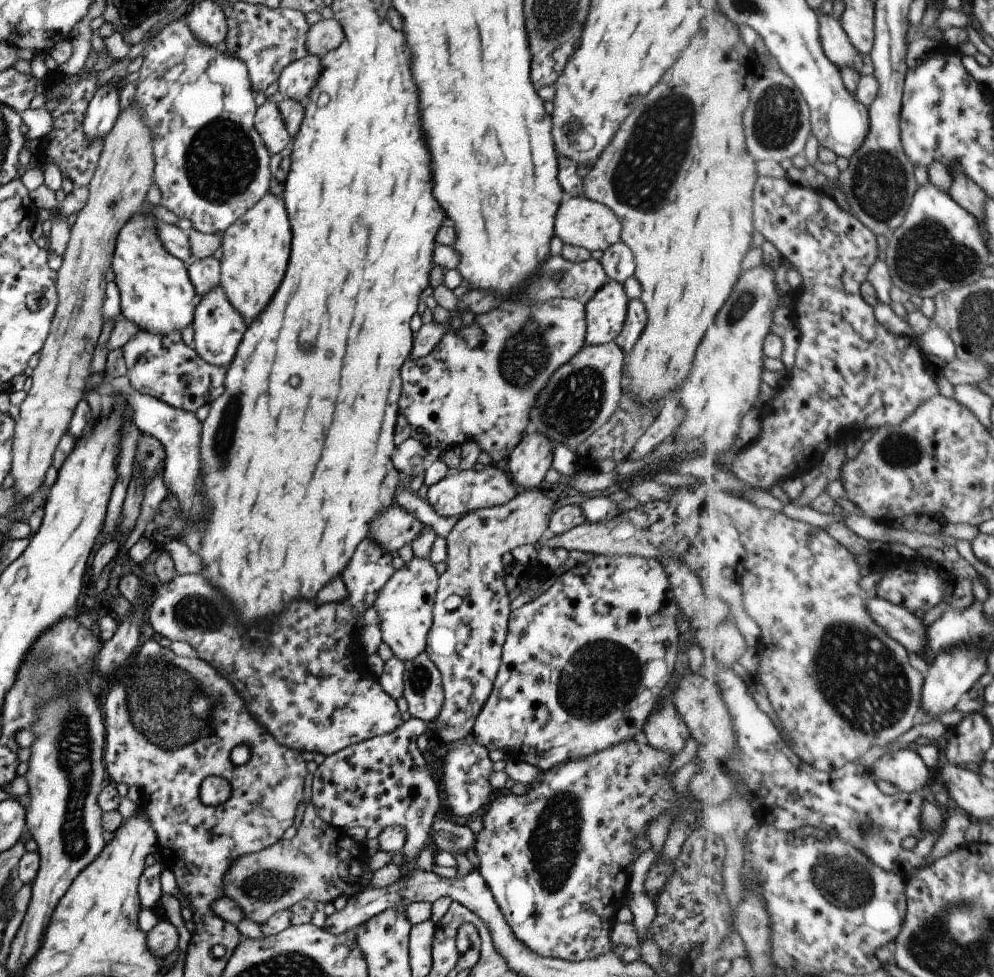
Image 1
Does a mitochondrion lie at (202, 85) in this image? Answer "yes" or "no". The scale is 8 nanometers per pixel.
no

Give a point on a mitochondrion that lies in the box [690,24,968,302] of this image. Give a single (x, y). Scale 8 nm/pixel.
(880, 185)

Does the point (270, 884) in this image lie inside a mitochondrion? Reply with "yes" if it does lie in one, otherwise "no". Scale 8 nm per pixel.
yes

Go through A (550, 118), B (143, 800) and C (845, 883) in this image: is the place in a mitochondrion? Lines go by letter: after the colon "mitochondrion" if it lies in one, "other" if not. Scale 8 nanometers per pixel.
A: other
B: other
C: mitochondrion

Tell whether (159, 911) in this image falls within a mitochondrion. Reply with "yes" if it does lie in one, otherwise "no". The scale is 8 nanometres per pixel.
no

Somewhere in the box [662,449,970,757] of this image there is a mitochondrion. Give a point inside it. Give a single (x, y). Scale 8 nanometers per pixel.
(858, 675)

